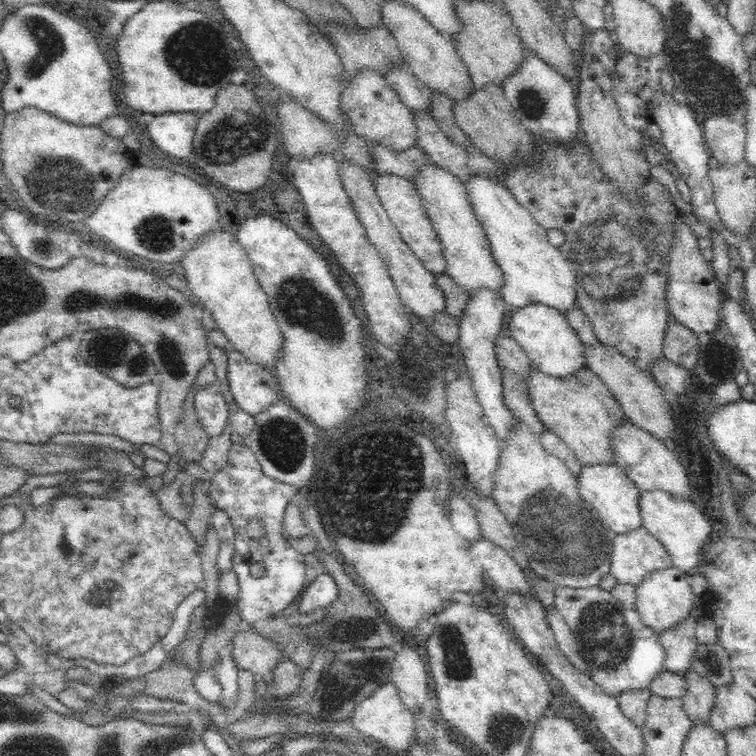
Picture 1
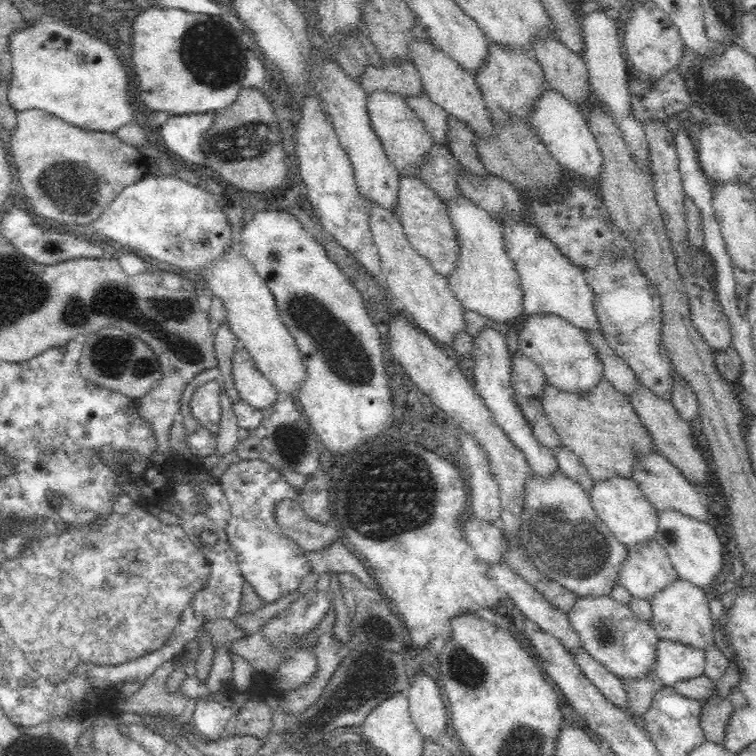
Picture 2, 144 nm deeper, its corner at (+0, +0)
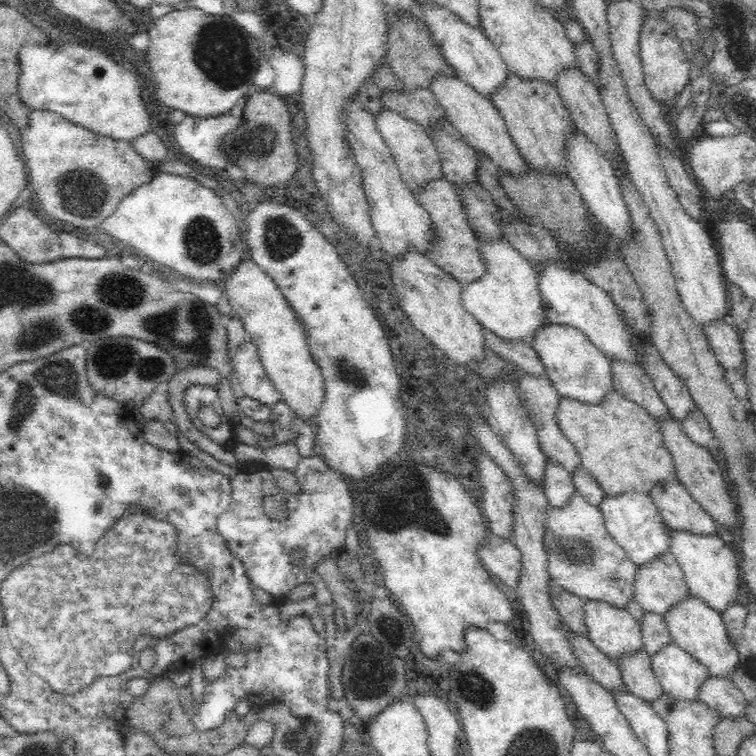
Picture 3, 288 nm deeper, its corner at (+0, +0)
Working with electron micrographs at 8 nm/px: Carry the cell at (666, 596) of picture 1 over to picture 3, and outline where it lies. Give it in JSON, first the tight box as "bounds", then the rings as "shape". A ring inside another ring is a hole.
{"bounds":[664,594,742,678],"shape":[[[688,594],[686,600],[676,602],[666,614],[664,620],[668,624],[672,640],[688,652],[692,658],[700,660],[712,676],[718,678],[730,678],[742,664],[740,664],[740,648],[732,642],[732,636],[726,632],[726,624],[722,622],[722,614],[708,606],[704,600],[696,598],[694,594]]]}

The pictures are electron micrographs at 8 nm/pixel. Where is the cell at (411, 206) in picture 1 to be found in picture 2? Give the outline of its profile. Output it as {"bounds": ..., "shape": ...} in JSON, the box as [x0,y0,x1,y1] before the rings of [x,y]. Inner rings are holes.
{"bounds":[394,178,458,278],"shape":[[[400,178],[400,194],[398,194],[398,204],[394,210],[400,226],[404,228],[408,240],[412,242],[412,246],[418,250],[418,254],[422,254],[424,258],[428,258],[428,262],[432,264],[432,268],[450,278],[450,274],[456,270],[456,260],[458,260],[458,234],[452,228],[452,220],[450,220],[450,212],[444,204],[444,200],[436,194],[436,190],[432,190],[432,186],[426,186],[422,180],[418,178]]]}

